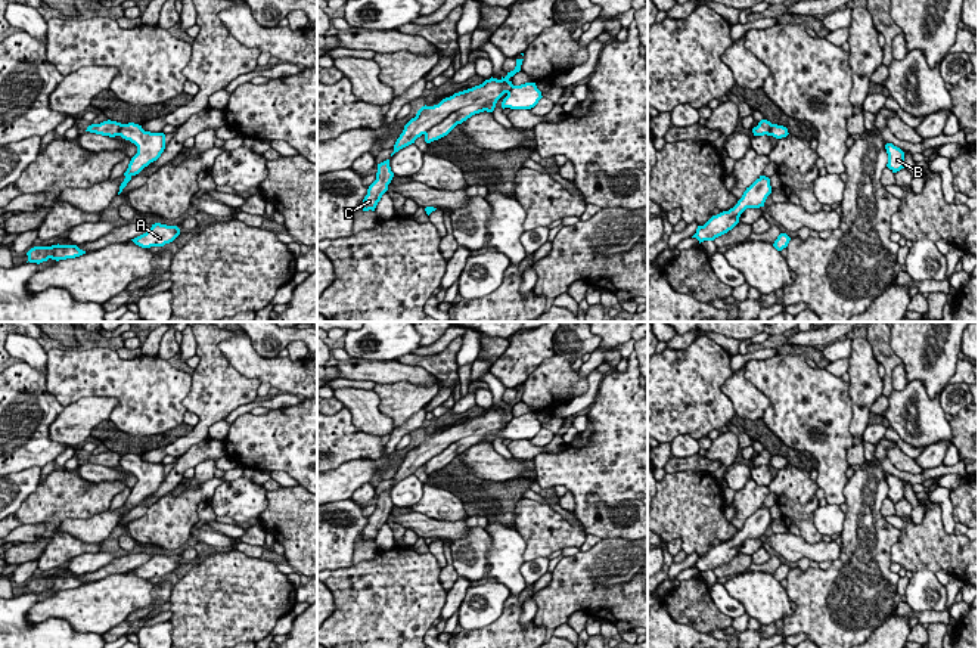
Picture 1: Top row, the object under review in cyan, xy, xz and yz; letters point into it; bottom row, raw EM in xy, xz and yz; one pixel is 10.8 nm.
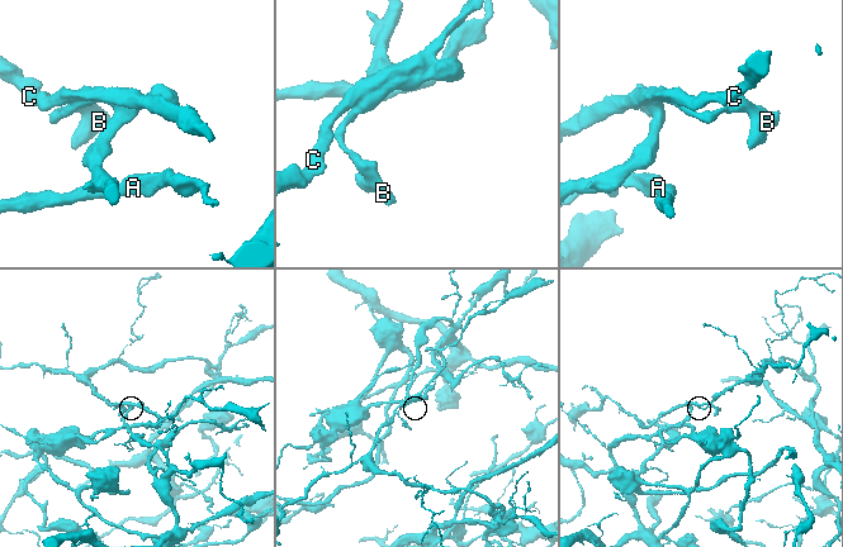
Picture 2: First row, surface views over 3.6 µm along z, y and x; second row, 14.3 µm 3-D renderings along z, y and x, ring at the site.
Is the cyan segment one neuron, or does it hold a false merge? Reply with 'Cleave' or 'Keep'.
Cleave

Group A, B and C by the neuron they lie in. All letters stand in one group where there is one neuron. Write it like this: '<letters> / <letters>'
A C / B

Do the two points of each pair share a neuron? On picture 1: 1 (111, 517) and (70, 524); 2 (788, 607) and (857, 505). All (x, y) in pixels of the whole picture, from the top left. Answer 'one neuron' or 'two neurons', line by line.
1: one neuron
2: two neurons

